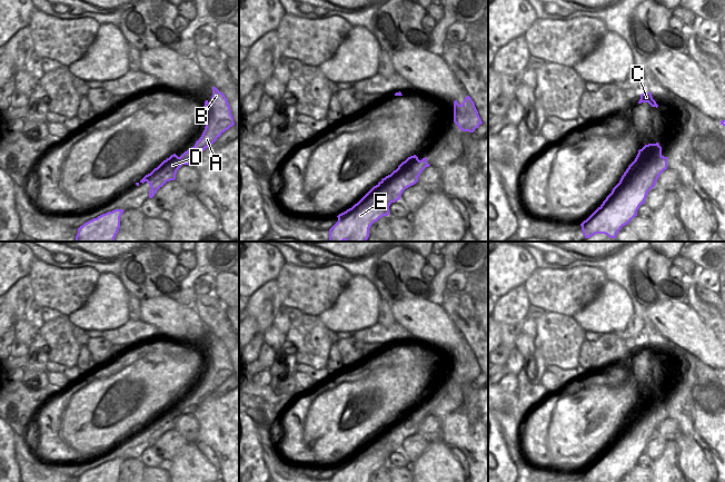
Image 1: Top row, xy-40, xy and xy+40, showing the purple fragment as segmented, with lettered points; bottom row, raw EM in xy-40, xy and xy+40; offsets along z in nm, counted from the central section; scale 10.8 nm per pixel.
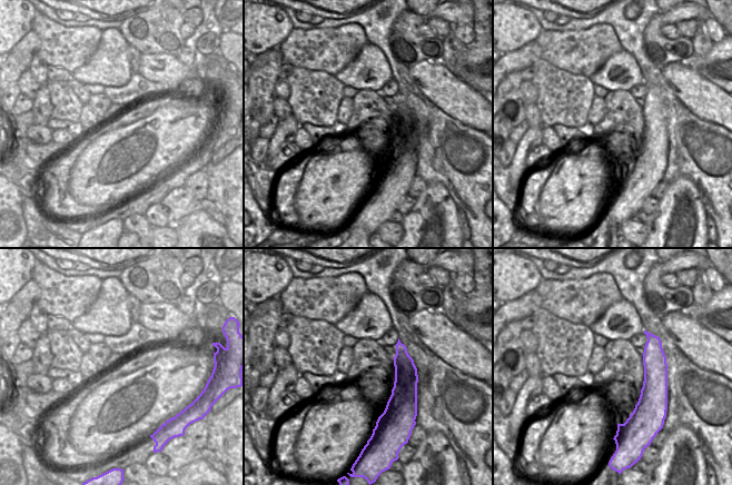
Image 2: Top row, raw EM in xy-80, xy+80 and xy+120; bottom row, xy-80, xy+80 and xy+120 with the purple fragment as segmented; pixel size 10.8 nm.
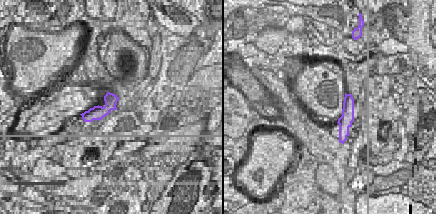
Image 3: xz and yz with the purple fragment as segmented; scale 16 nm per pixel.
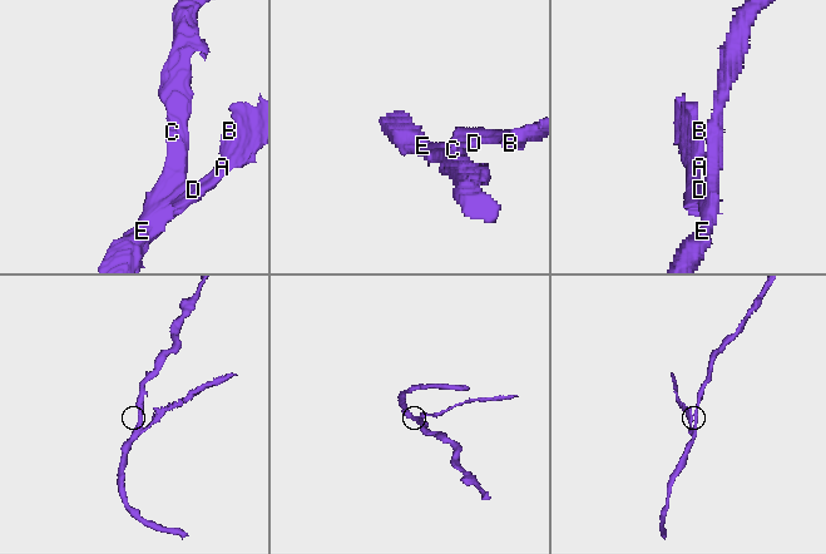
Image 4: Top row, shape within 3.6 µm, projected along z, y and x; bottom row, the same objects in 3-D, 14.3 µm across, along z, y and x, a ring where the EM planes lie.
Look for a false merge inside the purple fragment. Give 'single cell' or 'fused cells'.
fused cells

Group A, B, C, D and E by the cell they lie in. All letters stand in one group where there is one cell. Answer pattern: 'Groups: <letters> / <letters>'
Groups: A B D / C E

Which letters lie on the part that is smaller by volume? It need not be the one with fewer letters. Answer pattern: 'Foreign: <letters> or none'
Foreign: A, B, D

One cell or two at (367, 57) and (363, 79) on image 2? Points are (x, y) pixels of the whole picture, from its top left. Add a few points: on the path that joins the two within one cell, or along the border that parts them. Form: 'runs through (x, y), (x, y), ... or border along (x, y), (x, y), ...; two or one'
runs through (367, 62), (367, 70), (364, 73); one

